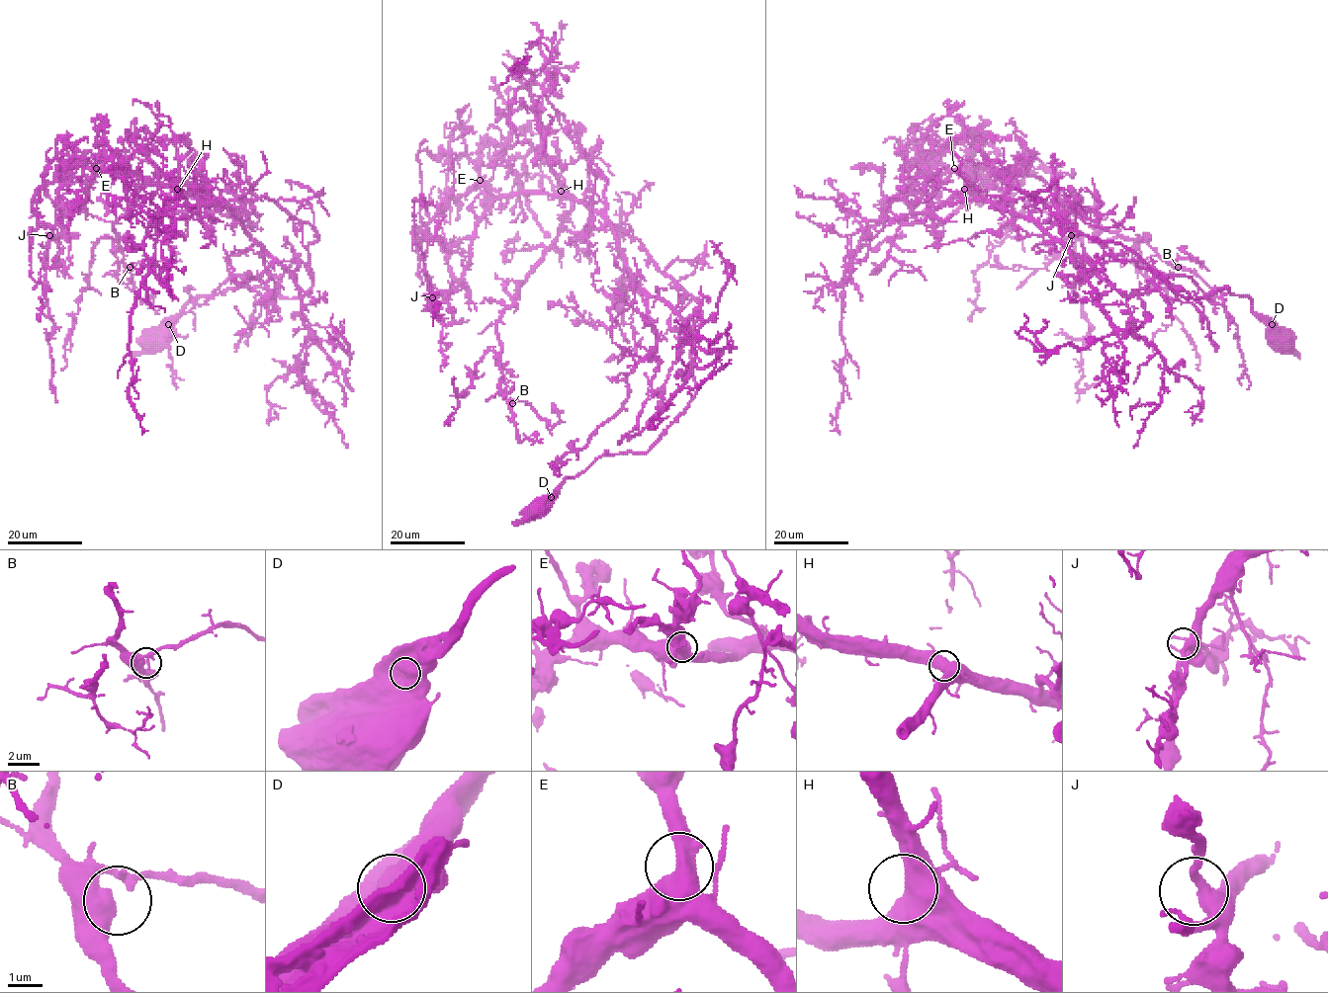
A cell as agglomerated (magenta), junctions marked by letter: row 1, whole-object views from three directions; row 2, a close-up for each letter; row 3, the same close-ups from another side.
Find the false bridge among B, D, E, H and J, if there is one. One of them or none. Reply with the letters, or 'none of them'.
none of them

